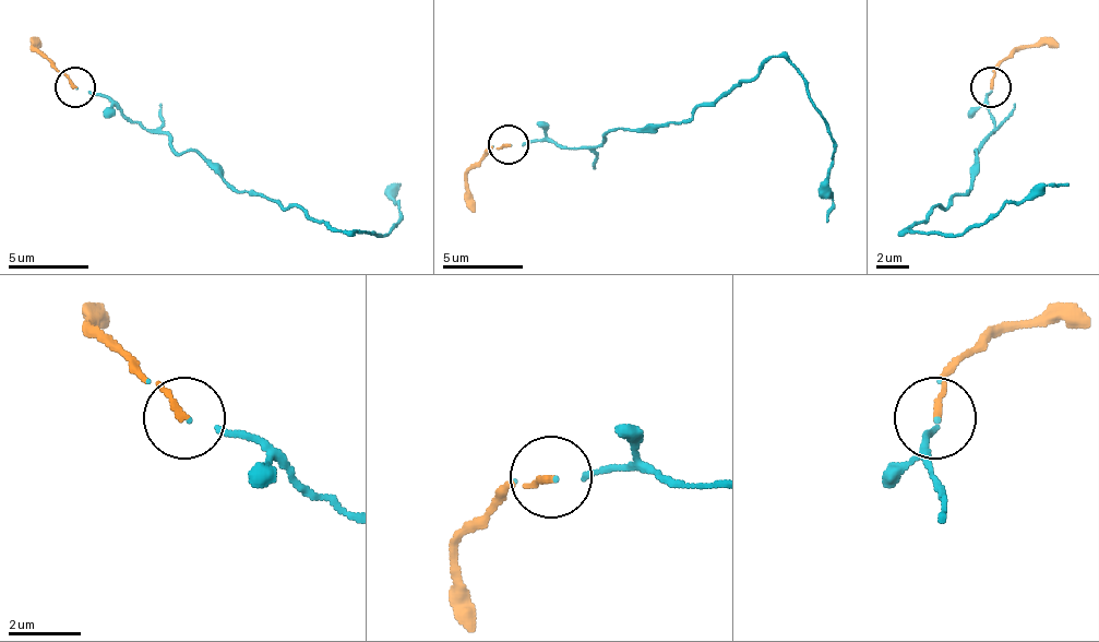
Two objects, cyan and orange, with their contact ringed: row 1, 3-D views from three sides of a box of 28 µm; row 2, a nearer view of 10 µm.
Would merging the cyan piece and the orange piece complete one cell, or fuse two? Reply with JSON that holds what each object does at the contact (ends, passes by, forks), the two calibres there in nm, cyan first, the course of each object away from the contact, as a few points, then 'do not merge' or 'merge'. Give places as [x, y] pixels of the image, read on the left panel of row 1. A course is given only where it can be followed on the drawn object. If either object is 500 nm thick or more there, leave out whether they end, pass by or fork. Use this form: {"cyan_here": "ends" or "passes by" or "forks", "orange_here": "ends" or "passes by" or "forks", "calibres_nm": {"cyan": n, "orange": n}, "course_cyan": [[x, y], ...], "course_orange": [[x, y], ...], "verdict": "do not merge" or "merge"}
{"cyan_here": "ends", "orange_here": "ends", "calibres_nm": {"cyan": 50, "orange": 180}, "course_cyan": [[78, 86], [106, 94], [178, 150], [198, 150], [234, 186], [337, 230], [385, 234], [402, 218], [394, 182]], "course_orange": [[73, 86], [34, 46], [42, 42]], "verdict": "merge"}

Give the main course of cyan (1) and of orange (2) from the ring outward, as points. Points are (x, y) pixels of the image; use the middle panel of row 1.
1: (512, 145), (596, 150), (611, 129), (668, 125), (728, 97), (772, 57), (784, 57), (836, 145), (827, 222)
2: (508, 145), (491, 150), (467, 174), (467, 205), (476, 213)

